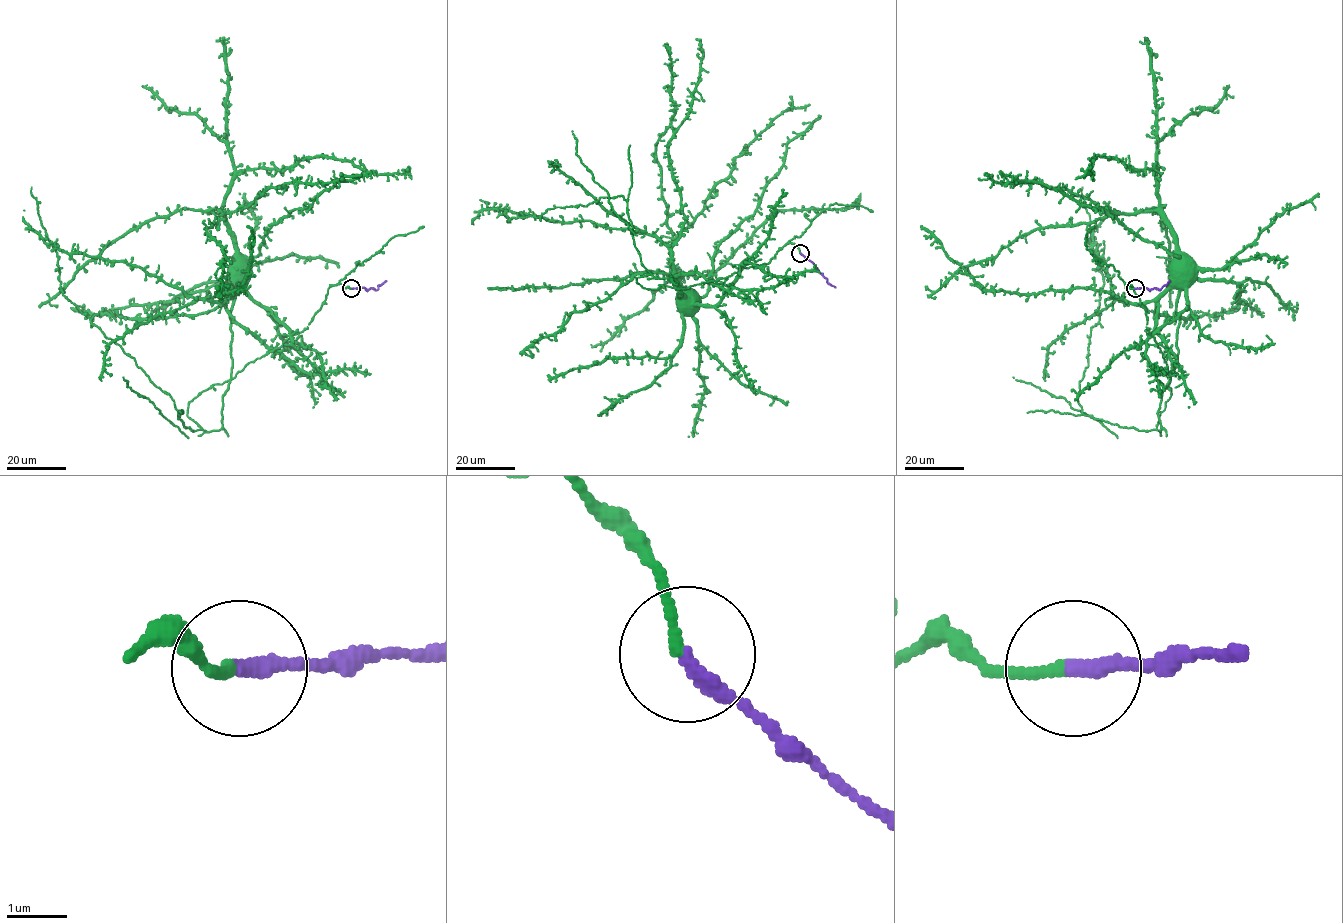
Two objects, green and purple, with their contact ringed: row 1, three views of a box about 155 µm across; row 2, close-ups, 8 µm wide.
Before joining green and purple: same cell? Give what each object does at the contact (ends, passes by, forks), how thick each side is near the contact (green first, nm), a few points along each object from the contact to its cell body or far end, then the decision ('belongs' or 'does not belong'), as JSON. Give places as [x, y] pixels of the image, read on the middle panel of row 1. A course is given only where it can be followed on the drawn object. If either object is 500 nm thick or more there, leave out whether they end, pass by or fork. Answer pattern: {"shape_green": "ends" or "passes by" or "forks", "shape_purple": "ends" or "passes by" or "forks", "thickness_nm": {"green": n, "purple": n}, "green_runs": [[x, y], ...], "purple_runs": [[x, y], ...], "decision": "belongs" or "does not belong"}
{"shape_green": "ends", "shape_purple": "ends", "thickness_nm": {"green": 180, "purple": 240}, "green_runs": [[800, 253], [794, 243], [786, 243], [769, 263], [744, 268], [712, 306], [696, 304], [694, 294], [686, 297]], "purple_runs": [[800, 253], [835, 287]], "decision": "belongs"}

